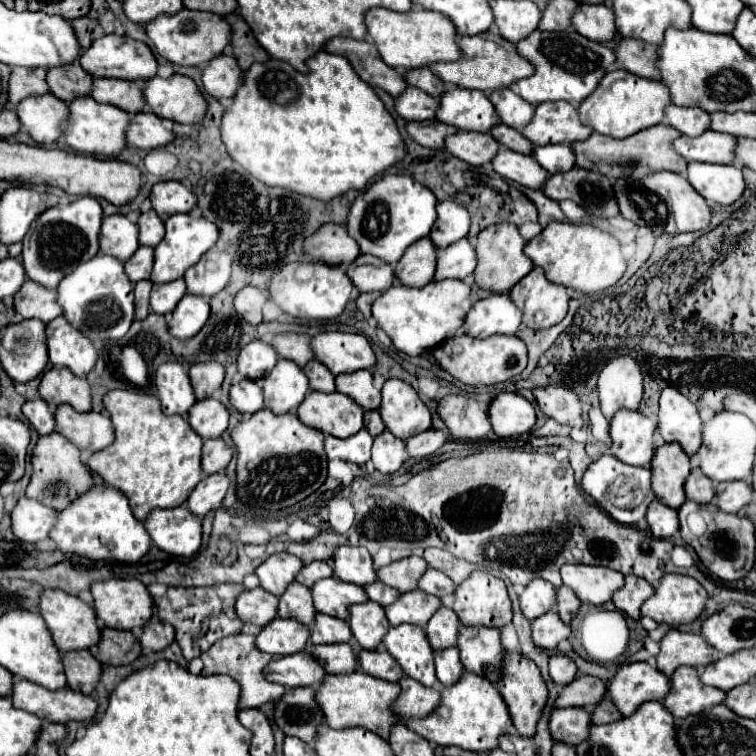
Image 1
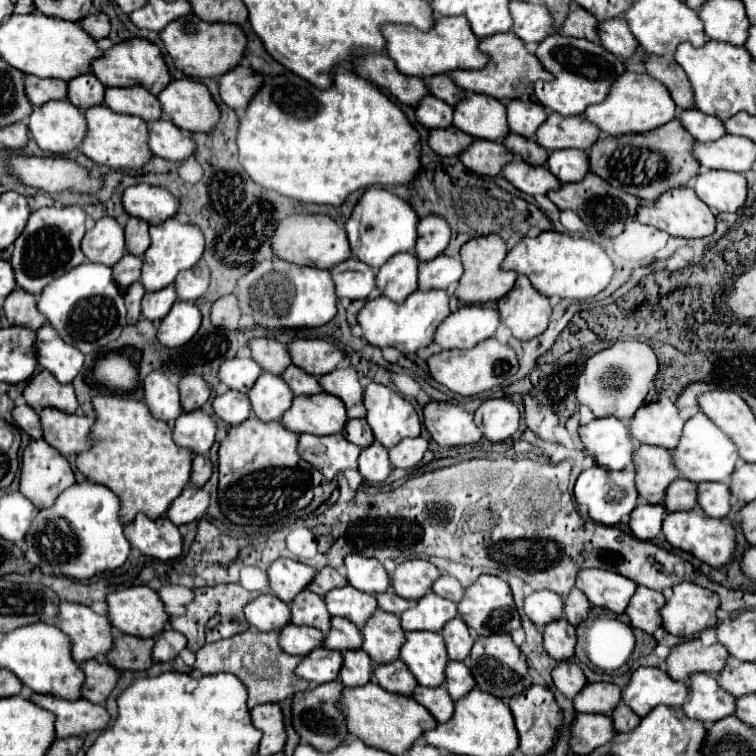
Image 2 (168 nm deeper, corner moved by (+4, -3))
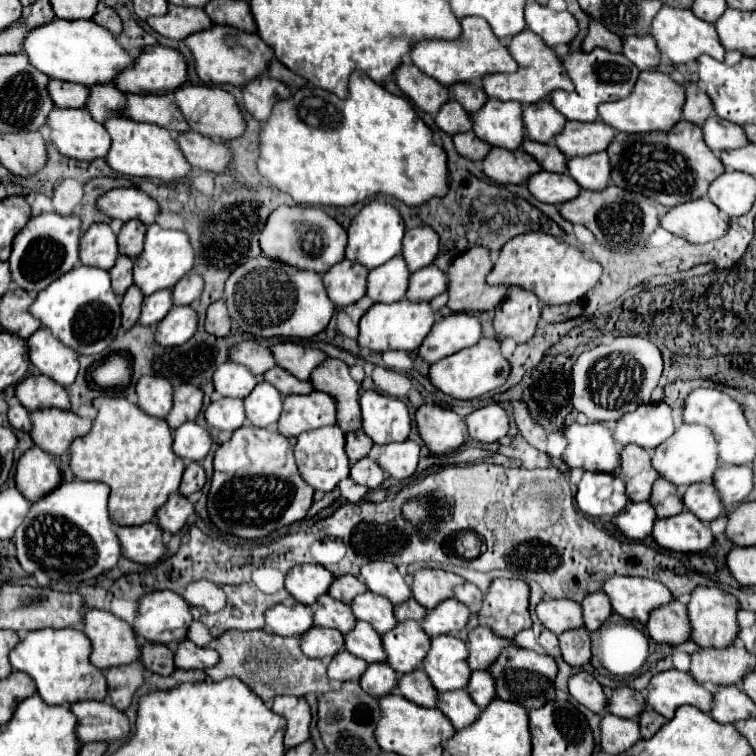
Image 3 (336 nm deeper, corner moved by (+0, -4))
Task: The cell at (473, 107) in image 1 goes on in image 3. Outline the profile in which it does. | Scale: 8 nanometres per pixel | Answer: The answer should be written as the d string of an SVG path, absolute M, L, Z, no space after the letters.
M489 98L477 114L471 114L471 120L473 132L491 146L517 150L525 140L521 102L501 102L497 98Z

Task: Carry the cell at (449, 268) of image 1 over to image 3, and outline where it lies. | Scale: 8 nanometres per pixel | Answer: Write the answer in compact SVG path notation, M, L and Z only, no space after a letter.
M435 266L421 268L409 276L407 298L409 300L431 300L447 290L447 276Z

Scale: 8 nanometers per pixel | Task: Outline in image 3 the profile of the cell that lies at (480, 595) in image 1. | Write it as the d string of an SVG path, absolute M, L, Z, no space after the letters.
M497 578L493 580L489 592L485 594L483 606L479 610L479 618L483 626L489 626L501 638L513 638L525 628L531 628L529 614L529 584L519 578Z

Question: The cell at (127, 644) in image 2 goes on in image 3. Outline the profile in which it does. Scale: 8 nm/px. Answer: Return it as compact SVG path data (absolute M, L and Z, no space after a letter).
M147 642L141 646L141 660L147 670L169 676L175 672L175 662L173 662L173 650L165 644L153 644Z

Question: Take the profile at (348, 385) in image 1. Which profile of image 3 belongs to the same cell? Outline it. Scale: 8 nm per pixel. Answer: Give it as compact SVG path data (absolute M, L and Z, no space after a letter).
M327 358L313 372L309 382L315 390L327 392L337 406L337 426L343 432L355 432L361 428L359 410L359 384L351 378L349 366L337 358Z

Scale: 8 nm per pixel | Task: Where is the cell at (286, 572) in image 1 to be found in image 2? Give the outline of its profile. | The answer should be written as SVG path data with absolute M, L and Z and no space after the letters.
M277 559L267 569L271 591L285 603L291 603L293 597L307 587L313 575L313 567L293 559Z

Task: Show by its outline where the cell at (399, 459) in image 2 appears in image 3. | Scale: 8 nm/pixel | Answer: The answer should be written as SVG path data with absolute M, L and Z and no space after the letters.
M413 440L405 442L391 442L381 446L383 452L377 456L377 464L387 472L387 476L395 480L405 480L409 478L419 460L419 444Z

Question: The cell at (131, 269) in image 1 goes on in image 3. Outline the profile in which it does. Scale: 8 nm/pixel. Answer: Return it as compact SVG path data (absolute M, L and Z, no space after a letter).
M119 256L117 264L109 270L113 292L121 298L129 286L133 286L133 260L129 256Z

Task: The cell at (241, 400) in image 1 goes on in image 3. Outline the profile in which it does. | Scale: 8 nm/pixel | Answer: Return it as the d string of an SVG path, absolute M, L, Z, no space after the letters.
M221 398L217 402L211 402L205 408L205 420L207 426L217 428L217 430L237 430L245 422L245 412L243 412L243 400L239 398Z

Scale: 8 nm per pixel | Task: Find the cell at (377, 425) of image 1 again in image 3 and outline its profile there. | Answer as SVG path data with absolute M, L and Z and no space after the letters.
M357 430L357 432L349 432L345 434L347 444L345 444L345 454L349 456L349 462L355 464L357 460L365 458L373 446L373 440L369 440L369 436L365 436L365 432Z

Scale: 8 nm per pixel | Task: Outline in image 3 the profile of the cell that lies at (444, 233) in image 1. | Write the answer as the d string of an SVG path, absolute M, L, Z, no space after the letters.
M429 226L411 228L403 236L403 260L407 262L409 272L429 266L439 252L439 236Z

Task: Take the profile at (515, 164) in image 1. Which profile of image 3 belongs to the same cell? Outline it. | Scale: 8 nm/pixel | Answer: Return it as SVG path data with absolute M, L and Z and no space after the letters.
M545 170L539 174L533 174L527 180L527 186L537 200L549 202L549 204L569 202L577 198L581 192L581 186L569 174L553 174Z

